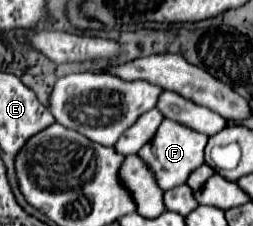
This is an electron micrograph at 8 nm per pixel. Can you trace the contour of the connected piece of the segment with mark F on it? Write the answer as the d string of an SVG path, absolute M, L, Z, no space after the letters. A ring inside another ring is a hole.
M162 120L162 124L156 130L154 138L138 150L138 156L152 170L156 184L166 192L172 186L184 184L188 180L190 172L204 164L204 146L206 146L206 142L208 142L206 134L196 134L194 130L188 130L186 126L180 126L178 122Z

